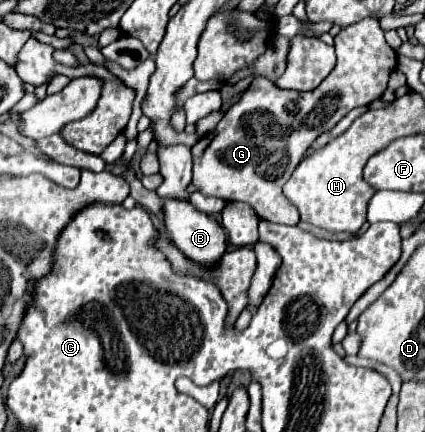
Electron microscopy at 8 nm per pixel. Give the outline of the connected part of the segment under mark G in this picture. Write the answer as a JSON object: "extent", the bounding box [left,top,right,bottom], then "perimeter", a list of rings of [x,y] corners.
{"extent":[192,16,396,224],"perimeter":[[[368,16],[342,28],[340,34],[334,36],[334,46],[328,46],[314,36],[294,36],[290,40],[286,70],[276,82],[280,88],[268,78],[252,74],[252,84],[206,138],[208,144],[196,142],[192,146],[192,184],[206,196],[250,204],[262,220],[298,224],[298,210],[286,200],[282,186],[322,132],[332,130],[352,108],[368,106],[382,96],[394,68],[396,52],[384,40],[384,30],[378,18]]]}

